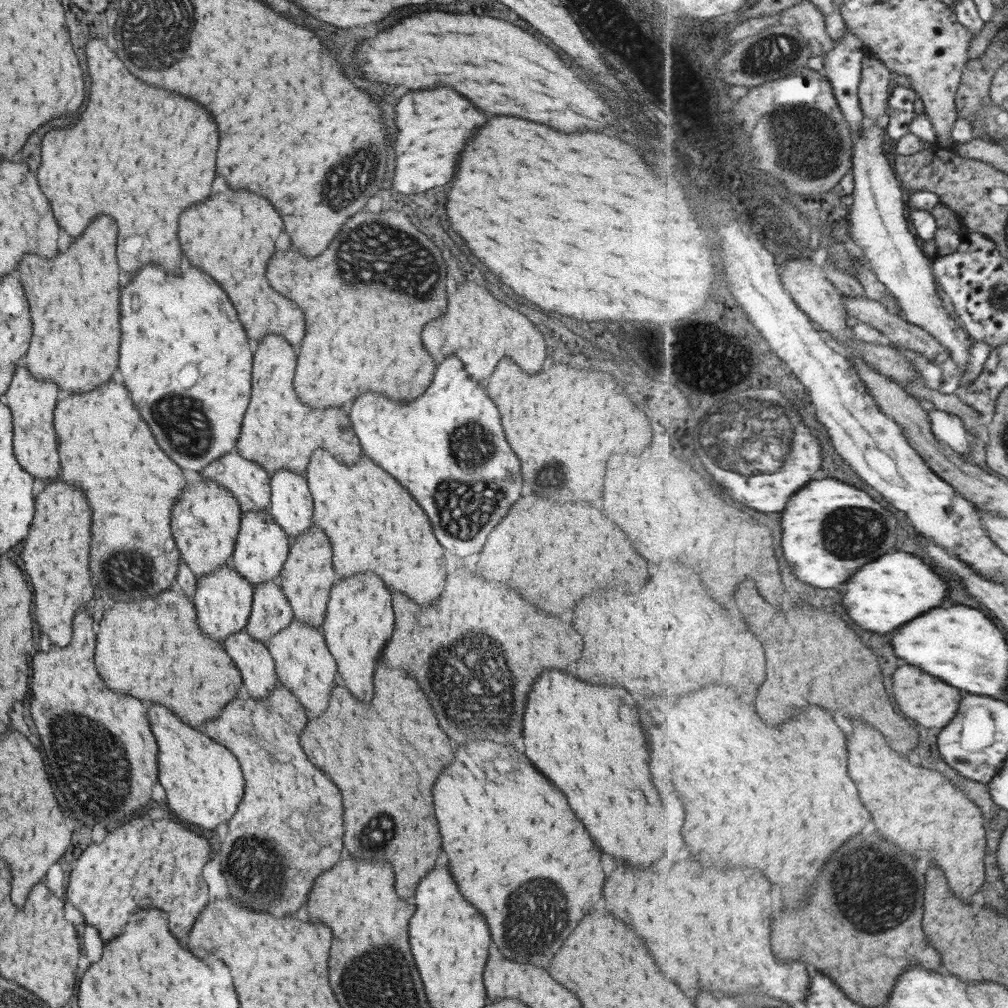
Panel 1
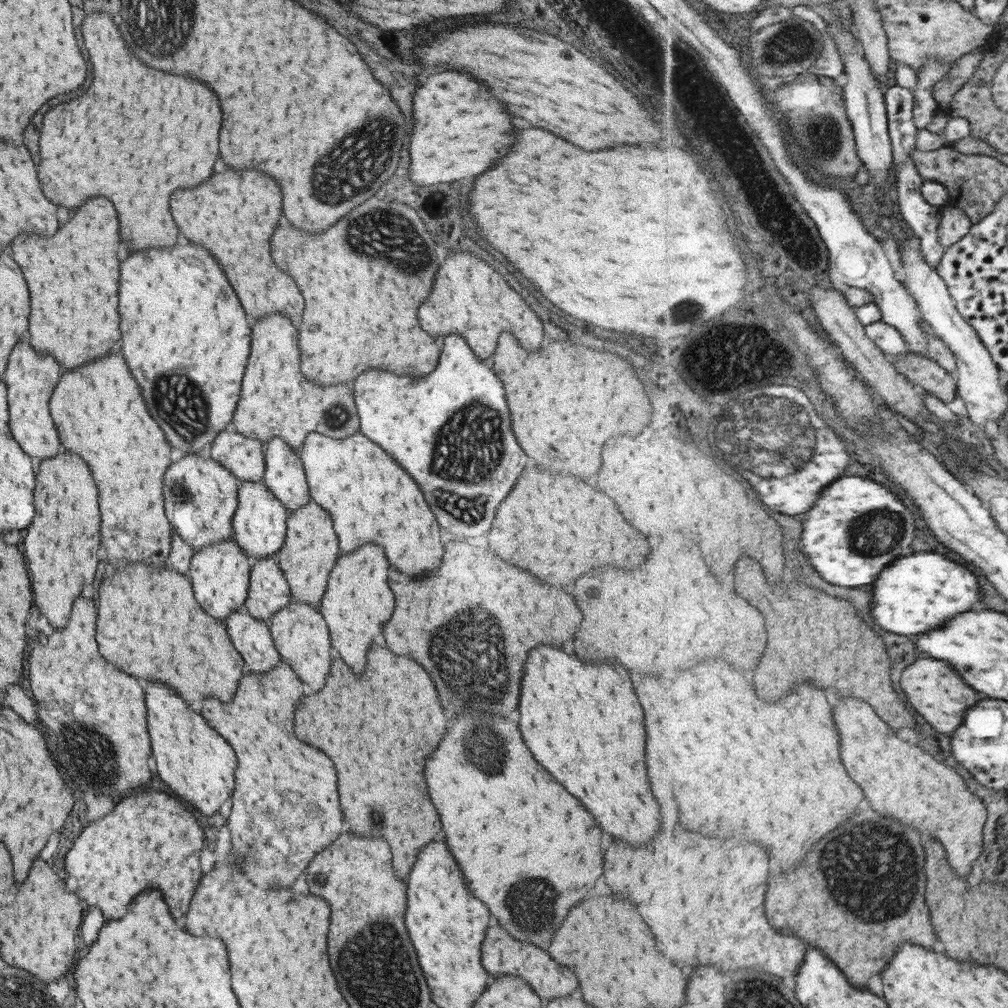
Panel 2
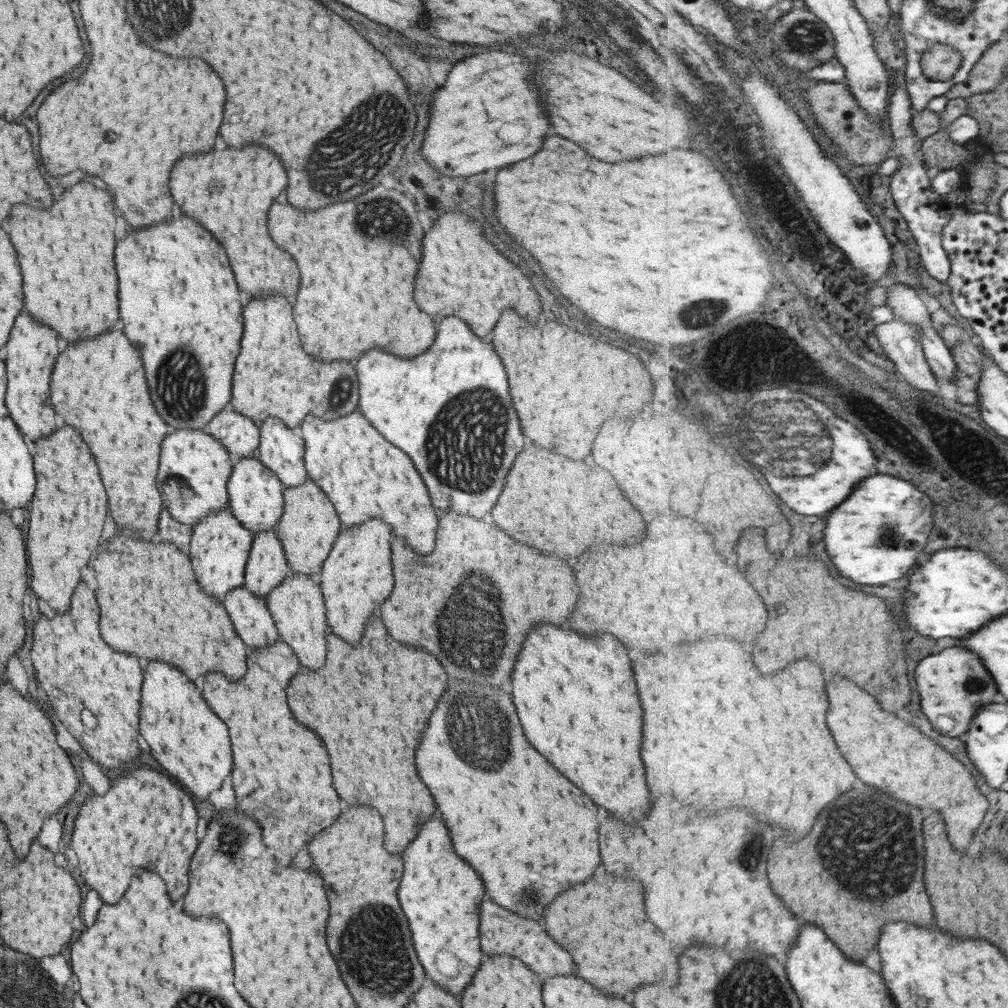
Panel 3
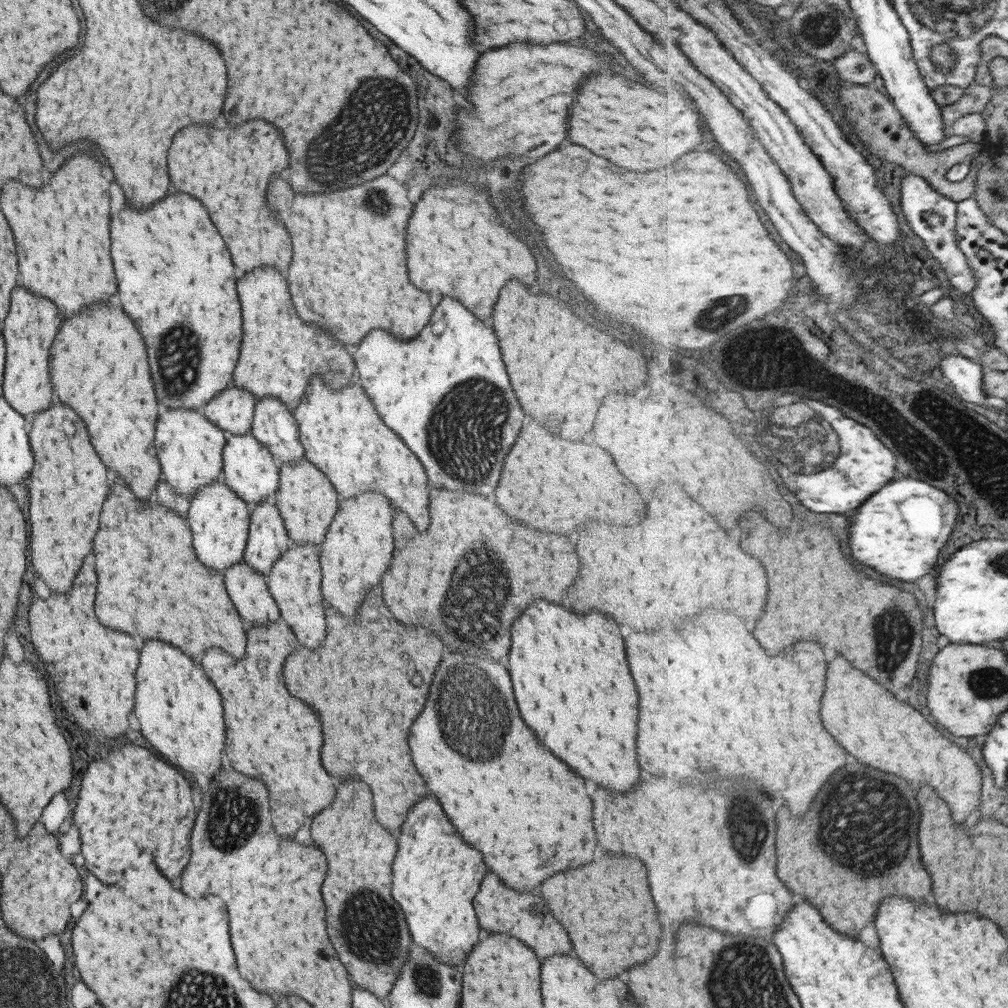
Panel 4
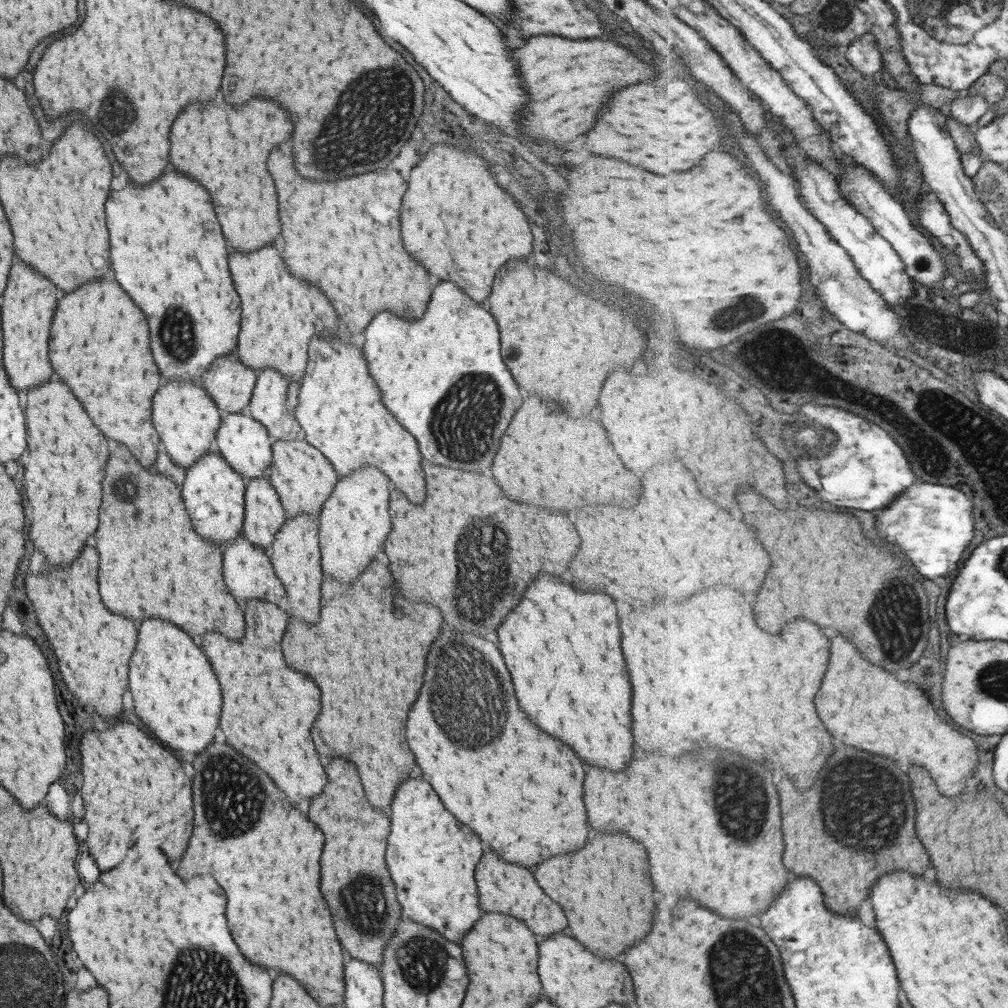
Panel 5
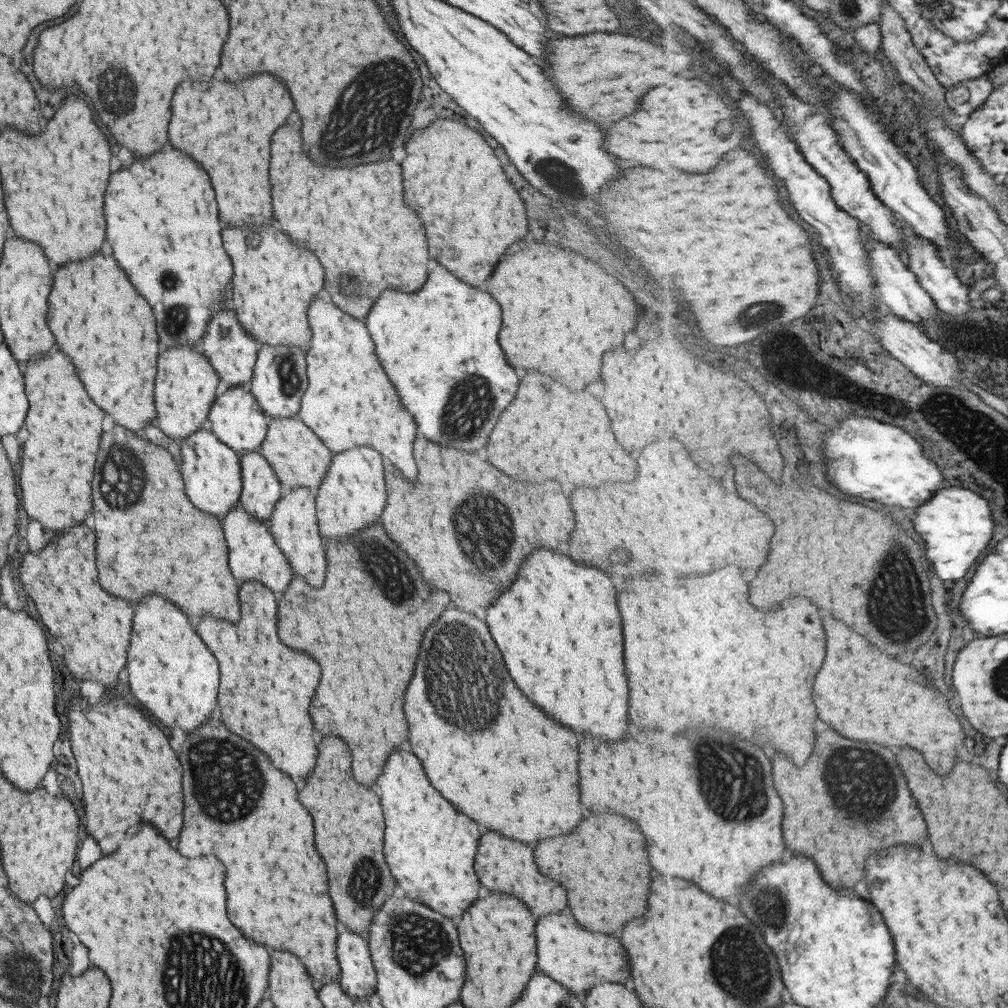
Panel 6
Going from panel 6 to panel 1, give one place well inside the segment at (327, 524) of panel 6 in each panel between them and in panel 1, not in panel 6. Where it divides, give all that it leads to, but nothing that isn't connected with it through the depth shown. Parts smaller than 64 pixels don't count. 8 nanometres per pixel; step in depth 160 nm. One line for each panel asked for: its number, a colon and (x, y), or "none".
1: (358, 621)
2: (357, 602)
3: (356, 577)
4: (356, 550)
5: (353, 524)

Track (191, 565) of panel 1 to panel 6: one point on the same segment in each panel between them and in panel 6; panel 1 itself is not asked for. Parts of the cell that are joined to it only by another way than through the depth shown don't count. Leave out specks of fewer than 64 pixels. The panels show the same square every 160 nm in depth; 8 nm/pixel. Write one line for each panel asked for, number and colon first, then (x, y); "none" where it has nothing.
2: (200, 496)
3: (193, 470)
4: (188, 447)
5: (185, 419)
6: (185, 385)

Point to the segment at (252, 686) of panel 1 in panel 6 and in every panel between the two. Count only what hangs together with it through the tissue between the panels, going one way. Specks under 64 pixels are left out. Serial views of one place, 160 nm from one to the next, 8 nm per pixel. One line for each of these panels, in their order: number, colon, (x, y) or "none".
2: (251, 637)
3: (248, 613)
4: (246, 590)
5: (247, 572)
6: (252, 554)

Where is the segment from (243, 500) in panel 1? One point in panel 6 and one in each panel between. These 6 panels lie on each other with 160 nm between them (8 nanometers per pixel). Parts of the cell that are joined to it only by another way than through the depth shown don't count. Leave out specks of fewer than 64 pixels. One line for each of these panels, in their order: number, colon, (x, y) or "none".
2: (243, 457)
3: (239, 436)
4: (231, 410)
5: (229, 384)
6: (231, 352)

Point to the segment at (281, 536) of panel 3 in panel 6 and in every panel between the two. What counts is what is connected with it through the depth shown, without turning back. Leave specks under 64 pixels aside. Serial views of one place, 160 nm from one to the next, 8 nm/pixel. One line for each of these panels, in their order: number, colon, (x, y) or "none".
4: (305, 500)
5: (302, 477)
6: (297, 457)

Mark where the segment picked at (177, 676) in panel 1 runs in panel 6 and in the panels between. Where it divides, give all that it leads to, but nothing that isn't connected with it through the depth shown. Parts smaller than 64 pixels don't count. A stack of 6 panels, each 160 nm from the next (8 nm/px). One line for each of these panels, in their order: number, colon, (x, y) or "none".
2: (141, 611)
3: (150, 606)
4: (148, 582)
5: (151, 564)
6: (143, 523)

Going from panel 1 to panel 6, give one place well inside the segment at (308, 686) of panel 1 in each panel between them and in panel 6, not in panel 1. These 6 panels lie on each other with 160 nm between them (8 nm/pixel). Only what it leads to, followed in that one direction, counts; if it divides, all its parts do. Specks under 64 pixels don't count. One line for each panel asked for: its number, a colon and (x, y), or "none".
2: (298, 633)
3: (295, 606)
4: (293, 582)
5: (294, 554)
6: (293, 527)

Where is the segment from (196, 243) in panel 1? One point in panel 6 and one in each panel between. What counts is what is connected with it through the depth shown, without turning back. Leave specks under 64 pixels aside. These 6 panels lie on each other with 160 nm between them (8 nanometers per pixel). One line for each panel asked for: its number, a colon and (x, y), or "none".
2: (243, 199)
3: (204, 183)
4: (253, 153)
5: (224, 149)
6: (226, 130)

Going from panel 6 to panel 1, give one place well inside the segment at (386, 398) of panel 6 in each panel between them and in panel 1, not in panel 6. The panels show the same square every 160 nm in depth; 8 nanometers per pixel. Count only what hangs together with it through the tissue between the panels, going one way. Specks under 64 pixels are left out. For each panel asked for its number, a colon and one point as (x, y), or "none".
1: (372, 524)
2: (368, 497)
3: (364, 476)
4: (341, 435)
5: (338, 410)

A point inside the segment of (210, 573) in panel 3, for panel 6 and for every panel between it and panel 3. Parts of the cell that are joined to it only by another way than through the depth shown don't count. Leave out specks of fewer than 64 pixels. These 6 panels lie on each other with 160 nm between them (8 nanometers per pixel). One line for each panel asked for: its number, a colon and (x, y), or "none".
4: (218, 519)
5: (213, 494)
6: (210, 470)

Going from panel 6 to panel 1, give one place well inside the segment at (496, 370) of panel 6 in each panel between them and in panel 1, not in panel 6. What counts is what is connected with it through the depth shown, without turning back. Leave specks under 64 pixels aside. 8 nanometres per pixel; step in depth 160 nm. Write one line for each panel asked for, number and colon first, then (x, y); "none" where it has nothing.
1: (419, 443)
2: (478, 459)
3: (447, 409)
4: (445, 394)
5: (442, 378)

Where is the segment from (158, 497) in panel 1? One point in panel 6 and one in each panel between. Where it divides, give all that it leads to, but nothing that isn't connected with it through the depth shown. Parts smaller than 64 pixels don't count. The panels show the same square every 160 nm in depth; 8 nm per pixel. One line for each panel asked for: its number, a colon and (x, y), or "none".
2: (98, 414)
3: (97, 387)
4: (98, 367)
5: (98, 345)
6: (96, 318)

